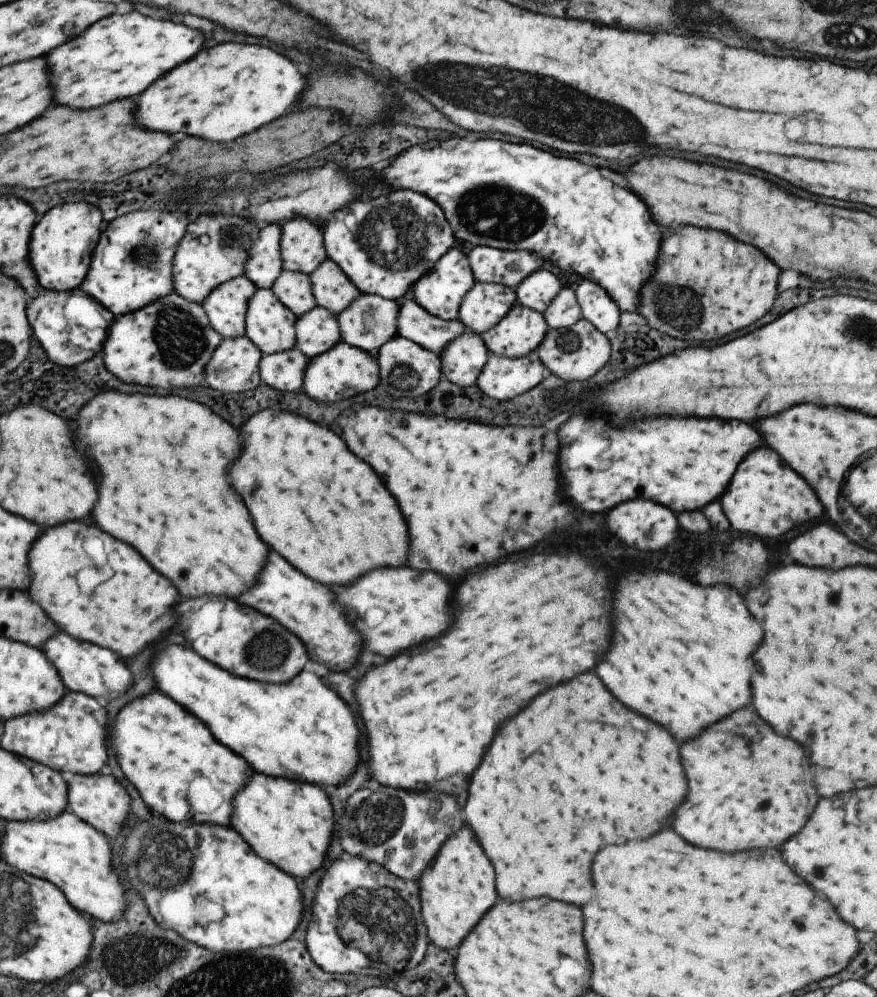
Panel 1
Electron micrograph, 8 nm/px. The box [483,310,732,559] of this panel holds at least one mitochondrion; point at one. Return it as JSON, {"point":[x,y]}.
{"point":[562,341]}

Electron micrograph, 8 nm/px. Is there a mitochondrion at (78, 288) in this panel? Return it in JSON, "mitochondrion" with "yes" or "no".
{"mitochondrion":"no"}

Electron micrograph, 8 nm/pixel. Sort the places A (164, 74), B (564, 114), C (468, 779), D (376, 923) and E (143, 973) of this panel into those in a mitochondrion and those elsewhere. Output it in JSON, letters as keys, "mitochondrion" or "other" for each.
{"A":"other","B":"mitochondrion","C":"other","D":"mitochondrion","E":"mitochondrion"}

